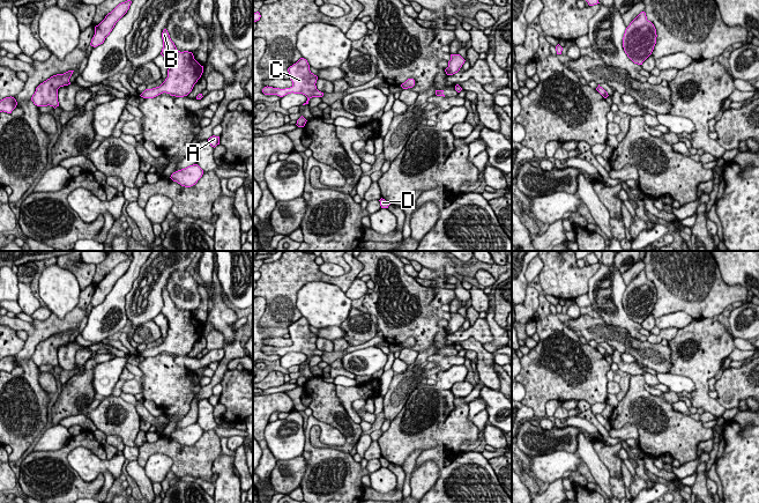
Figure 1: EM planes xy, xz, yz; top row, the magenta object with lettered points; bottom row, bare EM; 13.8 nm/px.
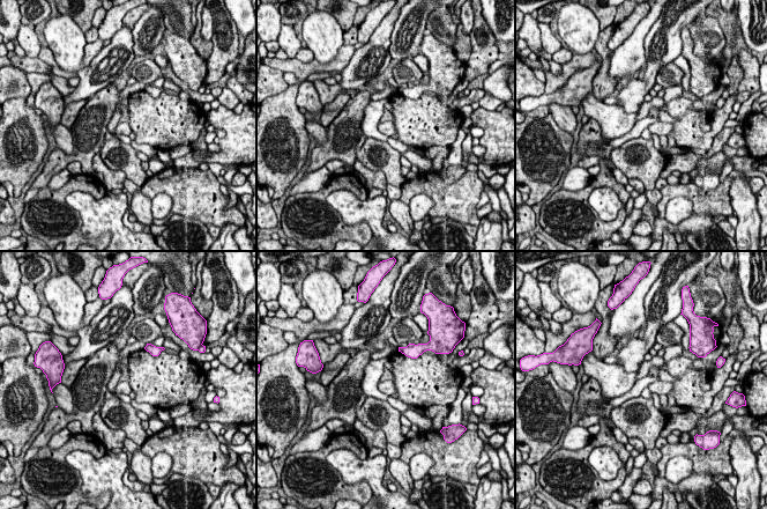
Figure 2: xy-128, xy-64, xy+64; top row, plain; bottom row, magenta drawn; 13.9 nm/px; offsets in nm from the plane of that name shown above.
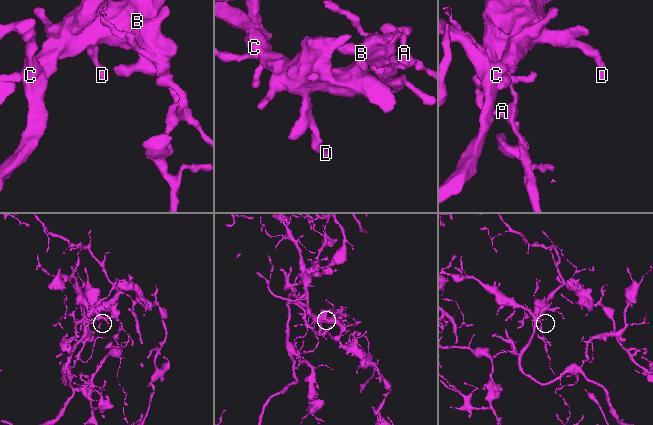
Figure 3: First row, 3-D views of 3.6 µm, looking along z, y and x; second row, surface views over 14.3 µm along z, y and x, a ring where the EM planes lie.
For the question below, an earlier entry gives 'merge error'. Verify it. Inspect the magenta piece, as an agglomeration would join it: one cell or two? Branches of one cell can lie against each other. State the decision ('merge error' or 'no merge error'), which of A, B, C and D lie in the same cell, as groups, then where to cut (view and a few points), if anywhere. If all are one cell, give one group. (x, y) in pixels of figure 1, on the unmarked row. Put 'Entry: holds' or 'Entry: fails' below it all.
no merge error; groups A B C D; cut none
Entry: fails

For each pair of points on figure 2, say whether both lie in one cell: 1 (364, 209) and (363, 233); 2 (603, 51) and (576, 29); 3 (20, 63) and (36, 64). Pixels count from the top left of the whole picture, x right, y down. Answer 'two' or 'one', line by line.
1: two
2: two
3: one

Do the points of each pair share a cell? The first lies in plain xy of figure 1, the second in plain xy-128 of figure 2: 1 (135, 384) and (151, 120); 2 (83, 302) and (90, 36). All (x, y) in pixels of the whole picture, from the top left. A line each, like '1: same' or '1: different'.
1: different
2: same

